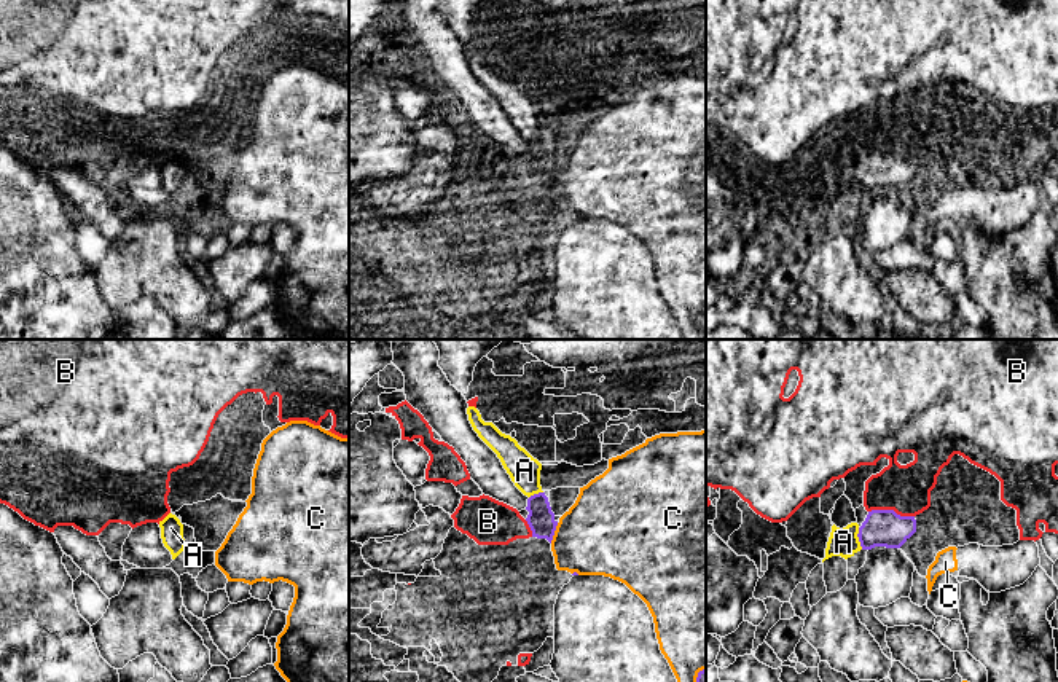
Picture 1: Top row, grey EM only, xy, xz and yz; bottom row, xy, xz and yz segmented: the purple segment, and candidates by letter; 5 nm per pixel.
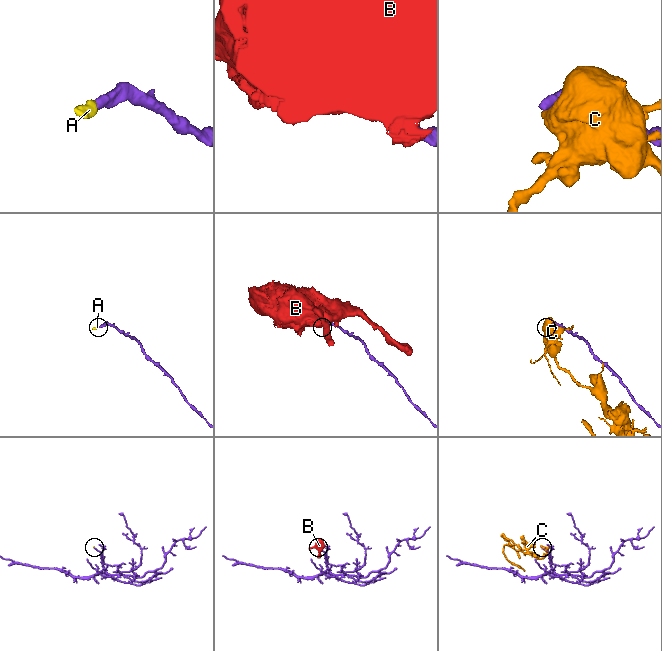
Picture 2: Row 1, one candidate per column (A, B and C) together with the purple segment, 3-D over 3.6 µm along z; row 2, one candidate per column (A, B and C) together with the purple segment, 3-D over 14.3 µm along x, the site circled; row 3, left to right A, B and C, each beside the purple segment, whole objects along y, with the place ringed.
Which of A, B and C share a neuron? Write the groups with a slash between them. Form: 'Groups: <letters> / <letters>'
Groups: A / B / C

